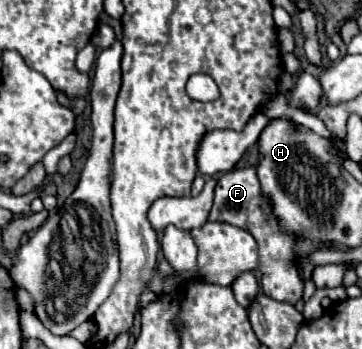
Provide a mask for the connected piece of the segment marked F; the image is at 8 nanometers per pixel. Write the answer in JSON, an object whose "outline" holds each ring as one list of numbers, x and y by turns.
{"outline":[[254,168,230,170,230,172,226,172,226,174,222,174,218,178,216,188,214,188,212,216,208,216,208,220,210,218,214,222,228,222,232,226,244,228,244,230,248,230,254,236,254,240,260,246,258,248,260,250,258,270,262,274,260,286,262,286,264,294,268,294,270,298,276,298,278,302,288,302,288,304,296,304,302,298,304,284,302,284,302,280,298,276,296,256,292,252,292,248,294,248,294,236,280,232,276,216,272,214,268,202,260,194,260,182,256,178]]}

